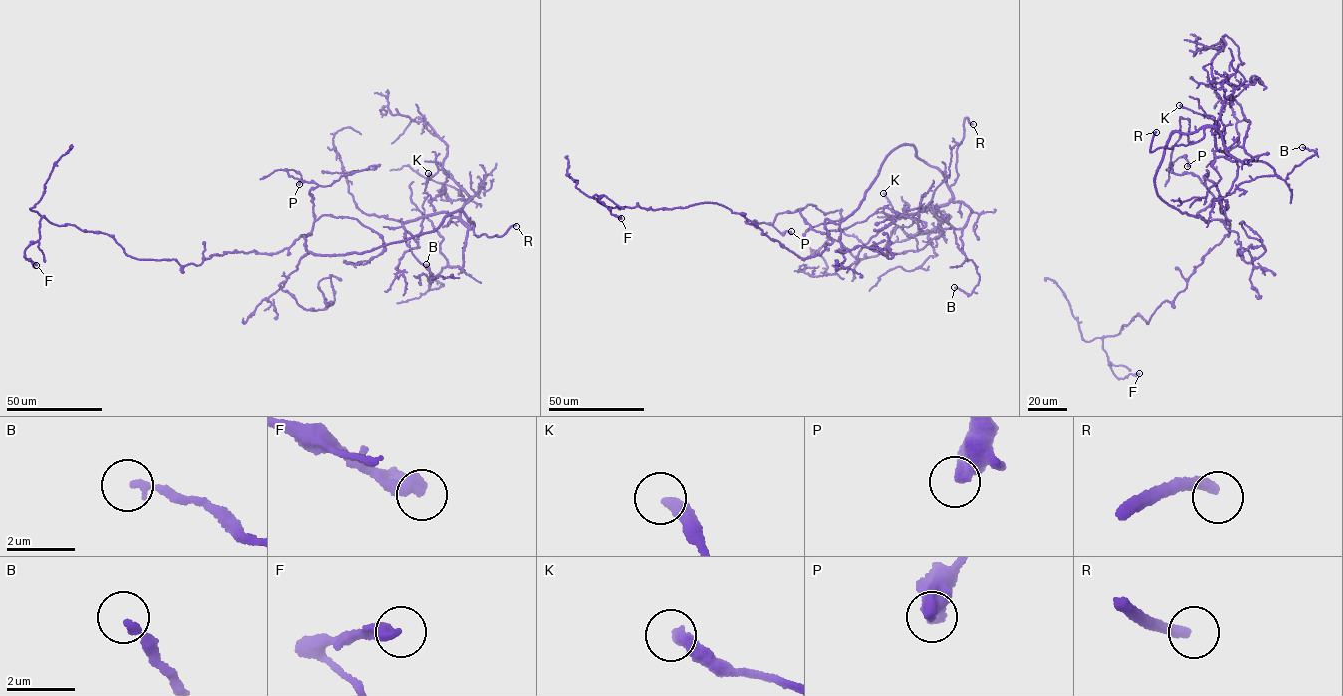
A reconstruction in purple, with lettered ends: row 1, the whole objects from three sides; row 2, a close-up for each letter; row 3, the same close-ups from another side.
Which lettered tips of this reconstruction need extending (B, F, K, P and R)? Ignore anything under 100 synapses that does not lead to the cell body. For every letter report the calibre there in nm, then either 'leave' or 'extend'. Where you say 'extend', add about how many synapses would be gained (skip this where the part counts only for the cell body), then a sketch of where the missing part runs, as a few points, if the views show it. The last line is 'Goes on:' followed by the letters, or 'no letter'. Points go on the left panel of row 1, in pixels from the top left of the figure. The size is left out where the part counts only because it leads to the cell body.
B: 200 nm | leave
F: 400 nm | leave
K: 360 nm | leave
P: 420 nm | leave
R: 300 nm | extend | (516, 226), (526, 249)
Goes on: R

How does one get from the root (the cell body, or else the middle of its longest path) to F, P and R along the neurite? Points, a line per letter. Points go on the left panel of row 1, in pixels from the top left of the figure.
F: (307, 250), (311, 233), (275, 253), (182, 266), (43, 216), (24, 253), (36, 265)
P: (307, 250), (303, 237), (314, 220), (309, 191), (318, 185), (290, 176), (288, 170), (300, 173), (299, 184)
R: (307, 250), (329, 255), (368, 251), (432, 232), (460, 211), (477, 236), (501, 236), (516, 226)

